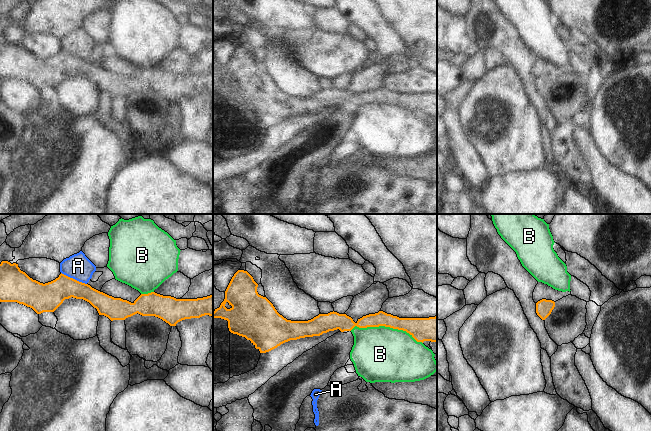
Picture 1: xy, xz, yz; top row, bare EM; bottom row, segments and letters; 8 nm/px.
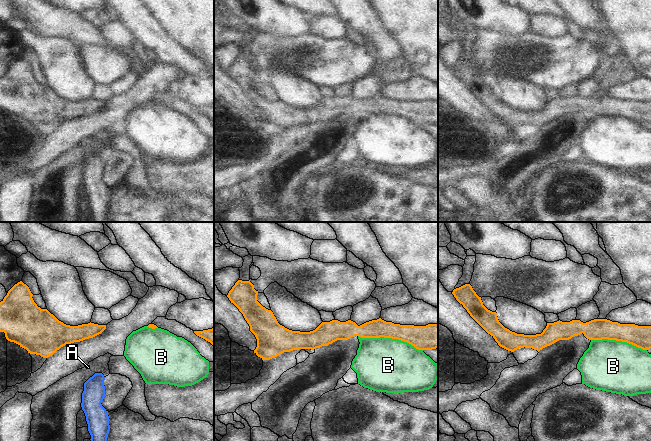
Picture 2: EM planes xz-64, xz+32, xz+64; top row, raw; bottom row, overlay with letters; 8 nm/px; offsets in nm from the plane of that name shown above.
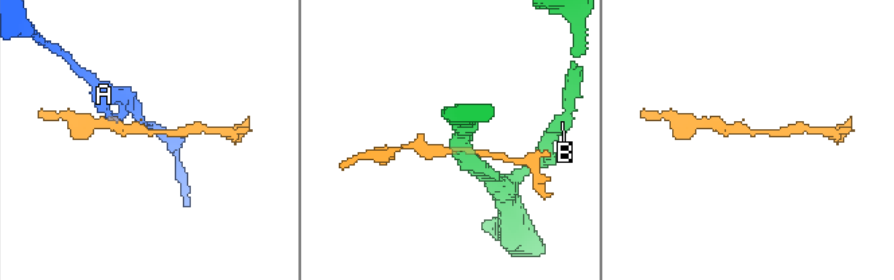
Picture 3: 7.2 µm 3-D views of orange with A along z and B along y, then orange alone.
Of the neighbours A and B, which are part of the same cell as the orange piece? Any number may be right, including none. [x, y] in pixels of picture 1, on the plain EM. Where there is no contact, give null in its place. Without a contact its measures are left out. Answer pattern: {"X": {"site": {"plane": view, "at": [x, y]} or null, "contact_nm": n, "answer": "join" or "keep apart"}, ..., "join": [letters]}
{"A": {"site": {"plane": "xy", "at": [74, 55]}, "contact_nm": 220, "answer": "keep apart"}, "B": {"site": {"plane": "xz", "at": [386, 102]}, "contact_nm": 600, "answer": "keep apart"}, "join": []}

